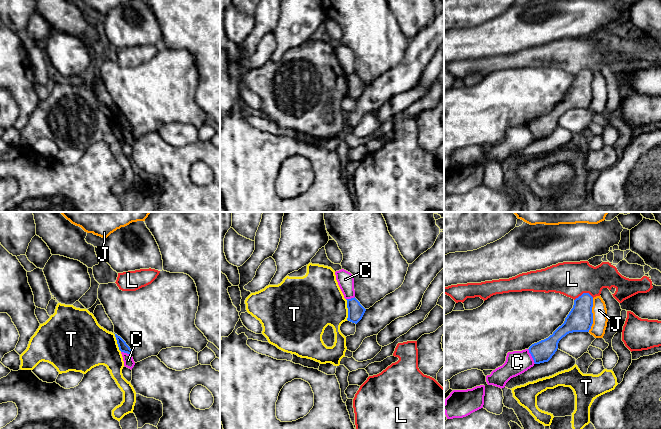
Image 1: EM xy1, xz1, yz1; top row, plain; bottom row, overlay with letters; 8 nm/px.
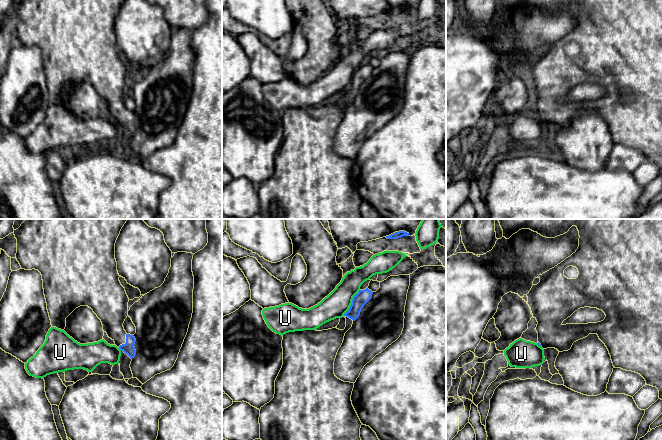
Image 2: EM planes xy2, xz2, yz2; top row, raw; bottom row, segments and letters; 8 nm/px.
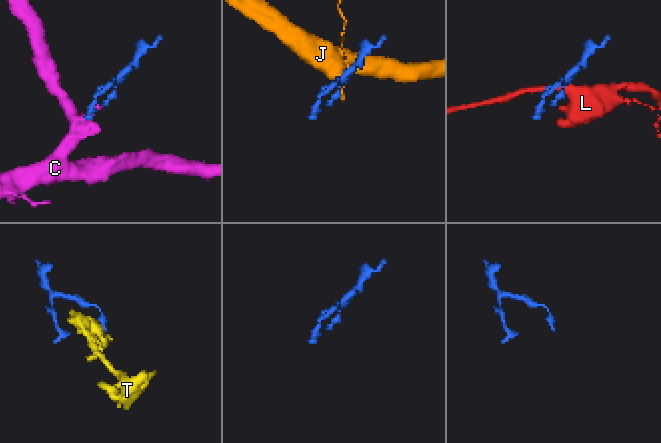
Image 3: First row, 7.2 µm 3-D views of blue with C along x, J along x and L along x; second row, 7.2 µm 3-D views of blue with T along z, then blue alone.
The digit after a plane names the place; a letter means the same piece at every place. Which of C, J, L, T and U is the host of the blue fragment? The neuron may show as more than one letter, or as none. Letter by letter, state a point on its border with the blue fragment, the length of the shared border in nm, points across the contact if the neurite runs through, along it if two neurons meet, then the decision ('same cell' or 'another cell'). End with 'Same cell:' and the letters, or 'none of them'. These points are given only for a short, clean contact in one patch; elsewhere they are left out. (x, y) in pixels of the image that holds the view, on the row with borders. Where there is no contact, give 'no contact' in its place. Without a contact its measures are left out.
C: yz1 (531, 355) | 140 nm | along yz1 (527, 349), (535, 363) | another cell
J: yz1 (592, 315) | 280 nm | another cell
L: yz1 (583, 293) | 160 nm | along yz1 (593, 297), (588, 293), (582, 293), (574, 300) | another cell
T: xz1 (348, 309) | 170 nm | another cell
U: xz2 (352, 302) | 260 nm | along xz2 (359, 289), (353, 297), (349, 309), (343, 315) | another cell
Same cell: none of them

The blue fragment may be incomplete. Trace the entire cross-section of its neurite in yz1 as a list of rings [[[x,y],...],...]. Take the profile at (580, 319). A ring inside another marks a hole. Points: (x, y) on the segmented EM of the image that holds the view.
[[[583,293],[574,300],[574,305],[564,323],[548,338],[532,344],[529,347],[534,363],[548,362],[558,349],[559,341],[569,333],[589,332],[593,324],[593,297]]]

